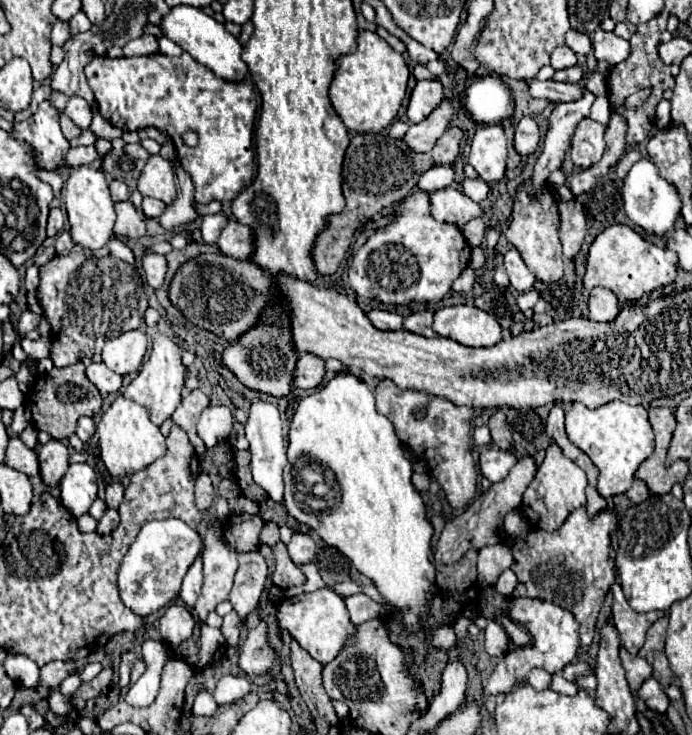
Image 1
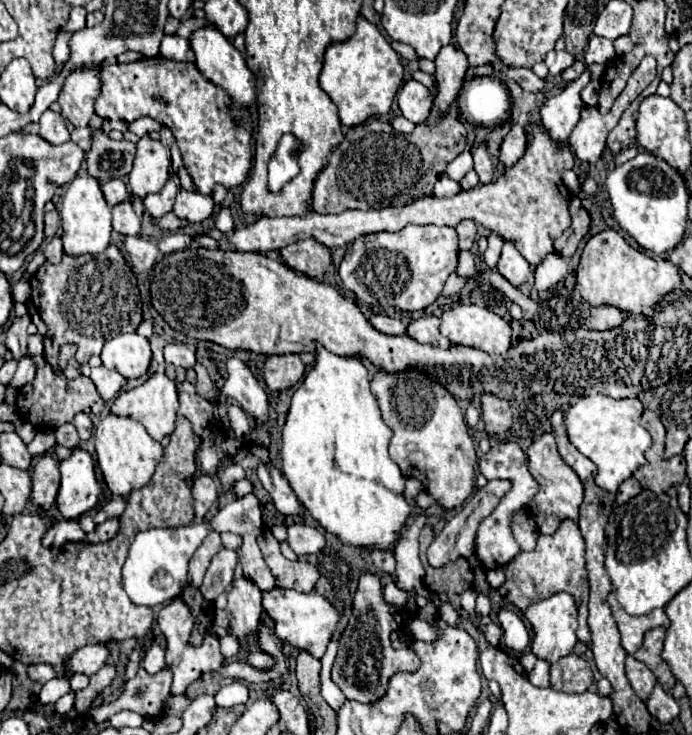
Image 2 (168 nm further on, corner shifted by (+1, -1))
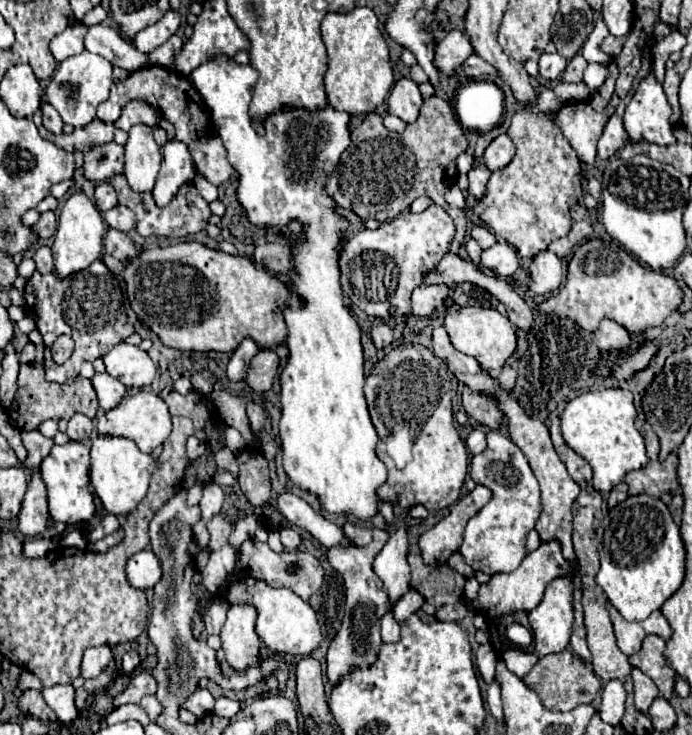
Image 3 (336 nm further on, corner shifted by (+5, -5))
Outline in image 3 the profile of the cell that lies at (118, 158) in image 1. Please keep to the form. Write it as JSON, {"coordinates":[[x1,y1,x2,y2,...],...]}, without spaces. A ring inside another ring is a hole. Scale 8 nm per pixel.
{"coordinates":[[116,142,94,146,84,152,84,176,92,182,106,182,124,172,124,146]]}

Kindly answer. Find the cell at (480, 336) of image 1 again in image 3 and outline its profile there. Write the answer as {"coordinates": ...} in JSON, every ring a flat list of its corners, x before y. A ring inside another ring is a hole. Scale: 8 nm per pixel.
{"coordinates":[[484,308,450,310,444,318,444,326,450,336,452,346,456,346,456,350,476,358,480,362,480,366,484,366,484,370,488,370,488,372,500,370,506,364,506,360,512,356,512,352,516,350,516,334,512,330,512,324,498,310,484,310]]}

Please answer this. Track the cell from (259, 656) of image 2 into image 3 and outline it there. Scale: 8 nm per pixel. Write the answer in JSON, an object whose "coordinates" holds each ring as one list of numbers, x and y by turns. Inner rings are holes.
{"coordinates":[[236,604,228,610,226,624,220,638,226,652,226,660,234,670,246,670,260,662,260,638,254,630,256,608,248,604]]}

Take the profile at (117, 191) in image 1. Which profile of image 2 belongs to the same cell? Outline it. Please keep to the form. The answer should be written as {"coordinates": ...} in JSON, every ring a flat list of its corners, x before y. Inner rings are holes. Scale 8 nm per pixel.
{"coordinates":[[108,180,102,184,102,194,108,202,108,206,116,206,120,202,126,200,128,192,126,192,126,184,122,180]]}

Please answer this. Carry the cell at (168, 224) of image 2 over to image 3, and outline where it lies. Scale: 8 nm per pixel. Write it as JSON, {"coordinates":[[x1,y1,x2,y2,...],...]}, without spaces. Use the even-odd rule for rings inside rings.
{"coordinates":[[122,174,120,176,114,176,110,180,110,184,116,188,120,204,128,206,136,214,136,230,138,230,140,236,180,238,180,236,186,236,186,234,196,234,200,230,206,230,206,226,208,226,208,218,210,218,208,202,198,194,198,190,192,184,184,184,178,190,178,194,172,198,172,202,168,206,164,206,164,208,158,208,154,204,150,192,134,192,128,186,128,182,126,182,126,178]]}

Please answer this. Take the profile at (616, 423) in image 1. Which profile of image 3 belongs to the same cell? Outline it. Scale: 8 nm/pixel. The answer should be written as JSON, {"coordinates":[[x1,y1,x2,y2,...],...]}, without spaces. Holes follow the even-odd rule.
{"coordinates":[[608,388,582,394,566,404,560,419,566,444,592,466,592,486,598,492,610,492,624,480,628,472,646,468,646,444,634,426,636,408,632,402,632,392]]}

